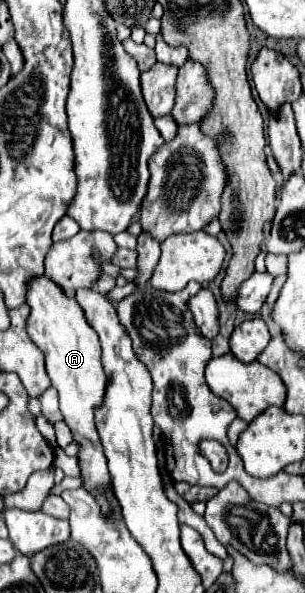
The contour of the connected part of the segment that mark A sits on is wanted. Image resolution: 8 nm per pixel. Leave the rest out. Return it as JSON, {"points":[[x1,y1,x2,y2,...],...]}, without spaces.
{"points":[[46,275,30,283,30,295,26,295,26,303,30,305,30,315,26,319,28,335,46,355,48,377,60,393,60,411,64,415,66,425,72,429,74,441,82,445,78,459,84,477,84,487,88,491,94,491,96,487,106,485,110,481,106,457,102,453,102,445,94,425,94,409,102,405,106,389,106,375,100,363,98,335,86,323,84,311,78,301,62,295,62,289,52,279,46,279]]}

